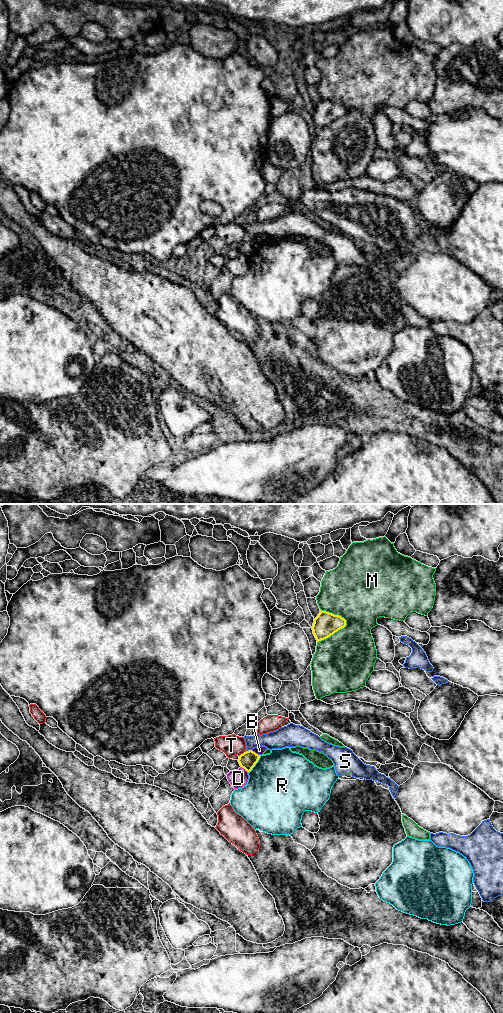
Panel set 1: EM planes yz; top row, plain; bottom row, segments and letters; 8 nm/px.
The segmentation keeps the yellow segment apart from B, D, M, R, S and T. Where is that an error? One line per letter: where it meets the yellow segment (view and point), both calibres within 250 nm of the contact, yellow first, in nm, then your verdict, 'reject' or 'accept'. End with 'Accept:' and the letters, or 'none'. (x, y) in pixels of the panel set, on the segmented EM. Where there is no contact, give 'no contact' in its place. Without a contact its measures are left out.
B: meets yellow in yz at (254, 752); 140 nm thick on the yellow side, 70 nm on the other; reject
D: meets yellow in yz at (244, 768); 140 nm thick on the yellow side, 140 nm on the other; reject
M: meets yellow in yz at (333, 633); 190 nm thick on the yellow side, 480 nm on the other; reject
R: meets yellow in yz at (255, 763); 140 nm thick on the yellow side, 500 nm on the other; reject
S: meets yellow in yz at (249, 750); 140 nm thick on the yellow side, 150 nm on the other; reject
T: meets yellow in yz at (243, 753); 140 nm thick on the yellow side, 170 nm on the other; reject
Accept: none

